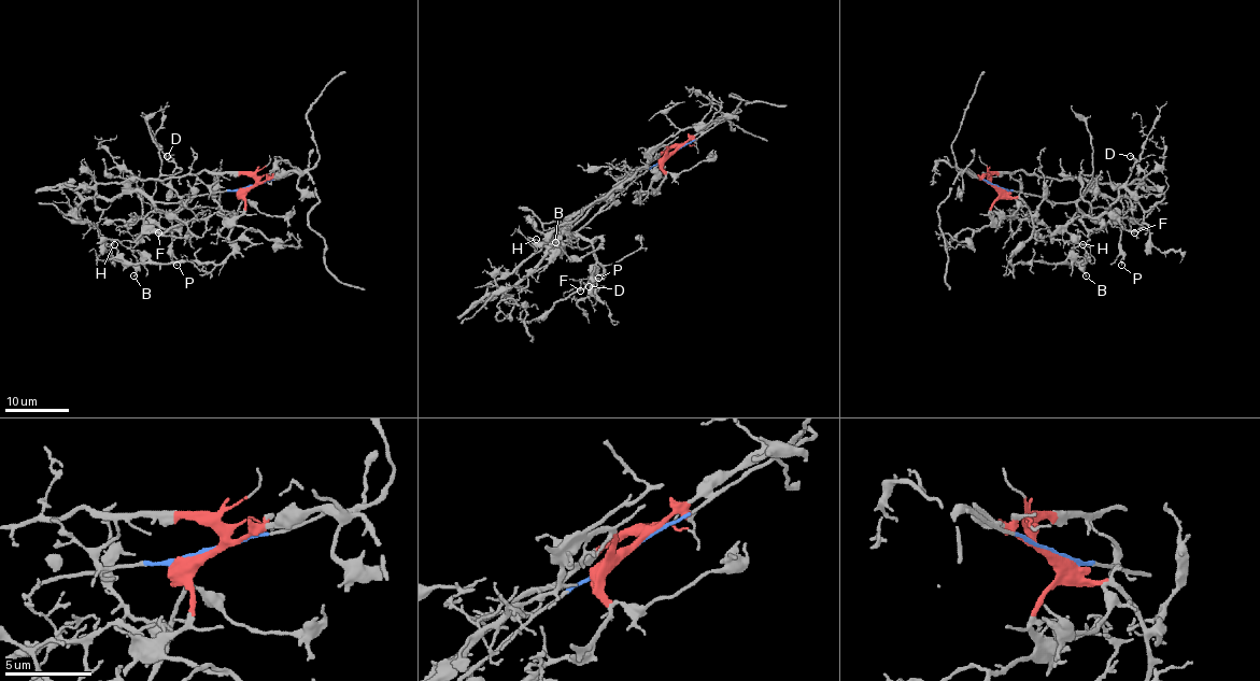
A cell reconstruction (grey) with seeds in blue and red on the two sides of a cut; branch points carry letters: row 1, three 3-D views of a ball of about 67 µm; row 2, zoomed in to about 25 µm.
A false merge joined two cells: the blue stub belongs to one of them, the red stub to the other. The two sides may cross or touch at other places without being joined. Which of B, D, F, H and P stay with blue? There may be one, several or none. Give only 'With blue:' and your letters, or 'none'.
With blue: D, F, P

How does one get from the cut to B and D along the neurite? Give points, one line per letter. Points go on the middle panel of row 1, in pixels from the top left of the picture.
B: (674, 153), (663, 166), (666, 176), (656, 189), (651, 187), (654, 172), (641, 167), (589, 206), (555, 242)
D: (671, 153), (616, 194), (578, 231), (592, 245), (594, 256), (603, 272), (594, 275), (595, 292), (589, 287)

